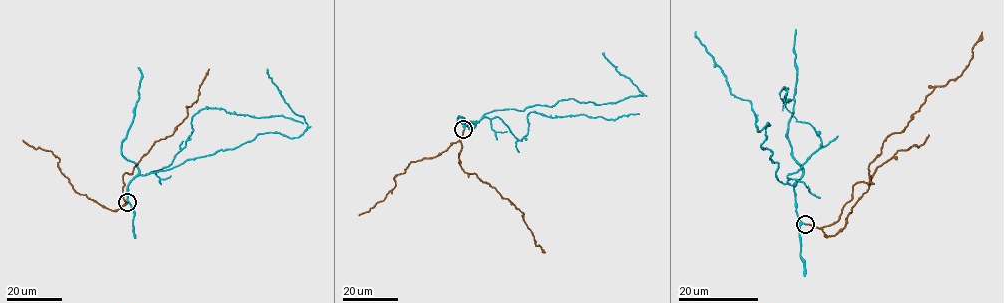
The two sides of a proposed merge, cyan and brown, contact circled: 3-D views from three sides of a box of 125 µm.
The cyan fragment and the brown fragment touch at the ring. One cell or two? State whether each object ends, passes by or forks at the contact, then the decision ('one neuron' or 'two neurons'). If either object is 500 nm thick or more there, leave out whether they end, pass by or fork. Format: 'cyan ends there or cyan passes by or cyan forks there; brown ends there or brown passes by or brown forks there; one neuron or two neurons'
cyan ends there; brown ends there; one neuron

